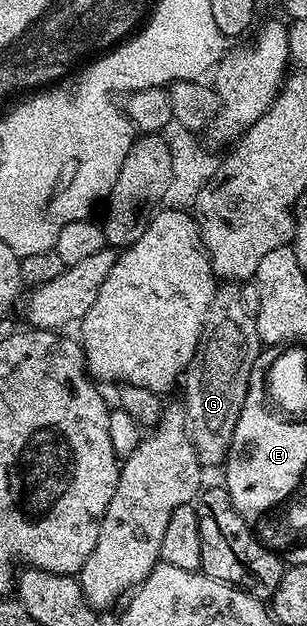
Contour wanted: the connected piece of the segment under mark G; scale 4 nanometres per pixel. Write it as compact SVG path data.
M226 281L215 286L198 341L206 343L198 345L189 367L184 372L186 431L198 454L199 463L222 465L225 464L232 433L236 429L244 397L248 393L250 373L258 364L260 352L254 316L243 310L237 282Z

